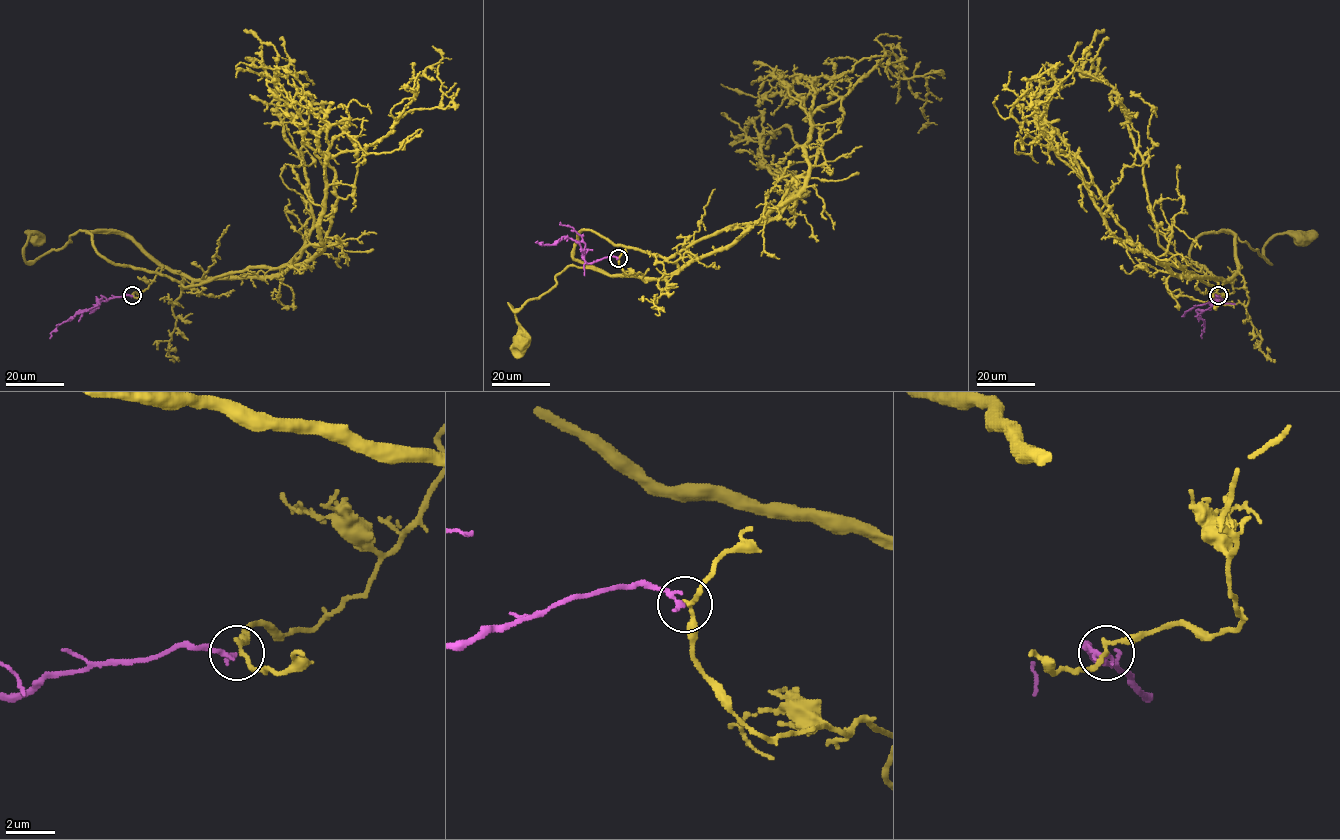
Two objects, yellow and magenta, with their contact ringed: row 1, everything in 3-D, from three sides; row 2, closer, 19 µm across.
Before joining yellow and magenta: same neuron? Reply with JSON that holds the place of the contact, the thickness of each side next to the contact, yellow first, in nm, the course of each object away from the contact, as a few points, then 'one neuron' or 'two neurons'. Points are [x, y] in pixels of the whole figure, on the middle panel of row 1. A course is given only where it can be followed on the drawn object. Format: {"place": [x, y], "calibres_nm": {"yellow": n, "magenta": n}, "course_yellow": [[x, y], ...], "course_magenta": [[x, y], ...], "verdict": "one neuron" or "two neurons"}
{"place": [618, 258], "calibres_nm": {"yellow": 180, "magenta": 220}, "course_yellow": [[618, 258], [645, 282], [567, 266], [546, 293], [509, 304], [521, 342]], "course_magenta": [[617, 258], [610, 256], [587, 263], [579, 243], [568, 237], [552, 244], [535, 242]], "verdict": "one neuron"}

